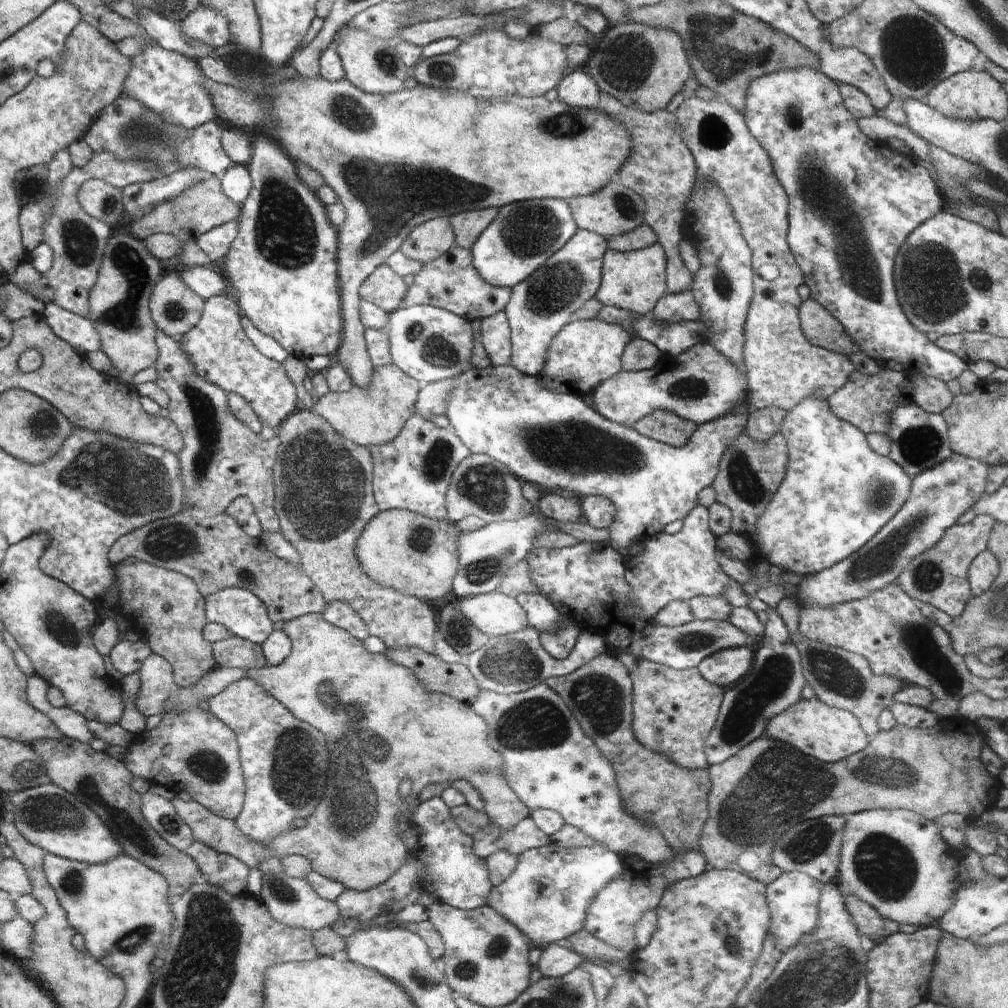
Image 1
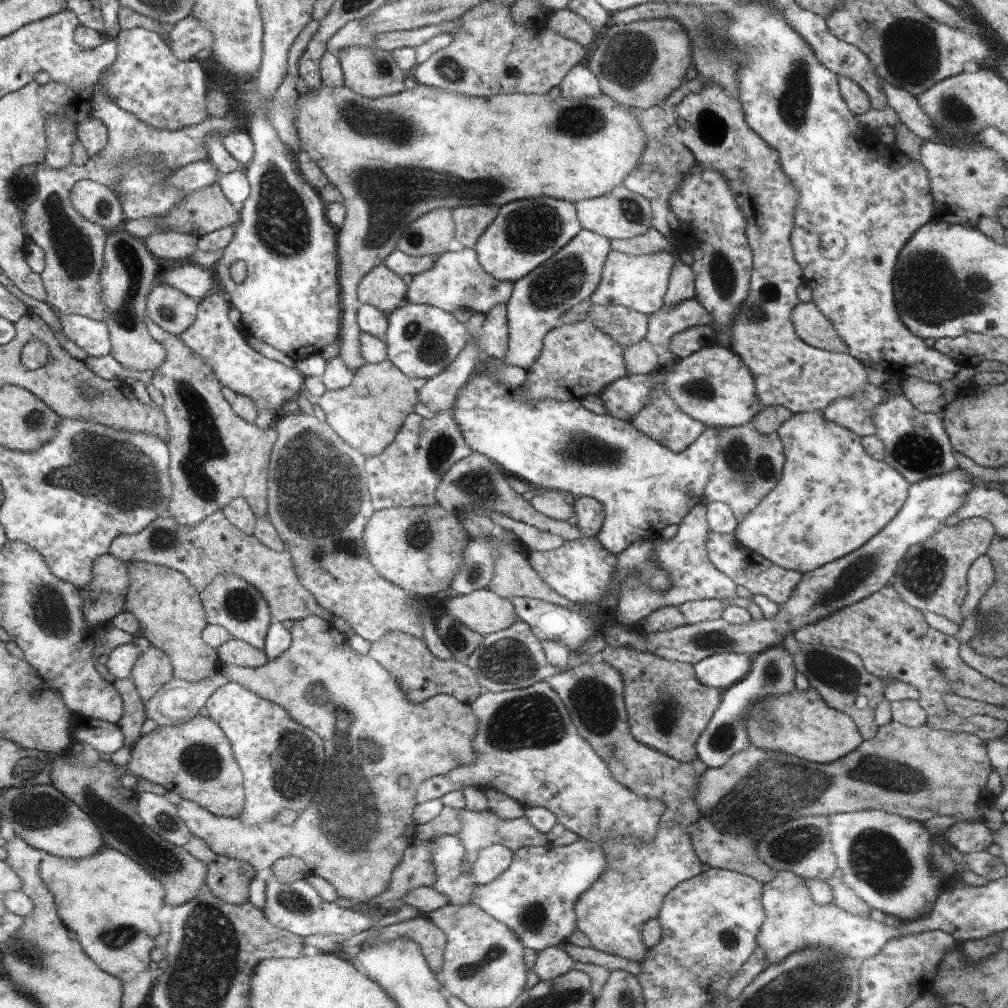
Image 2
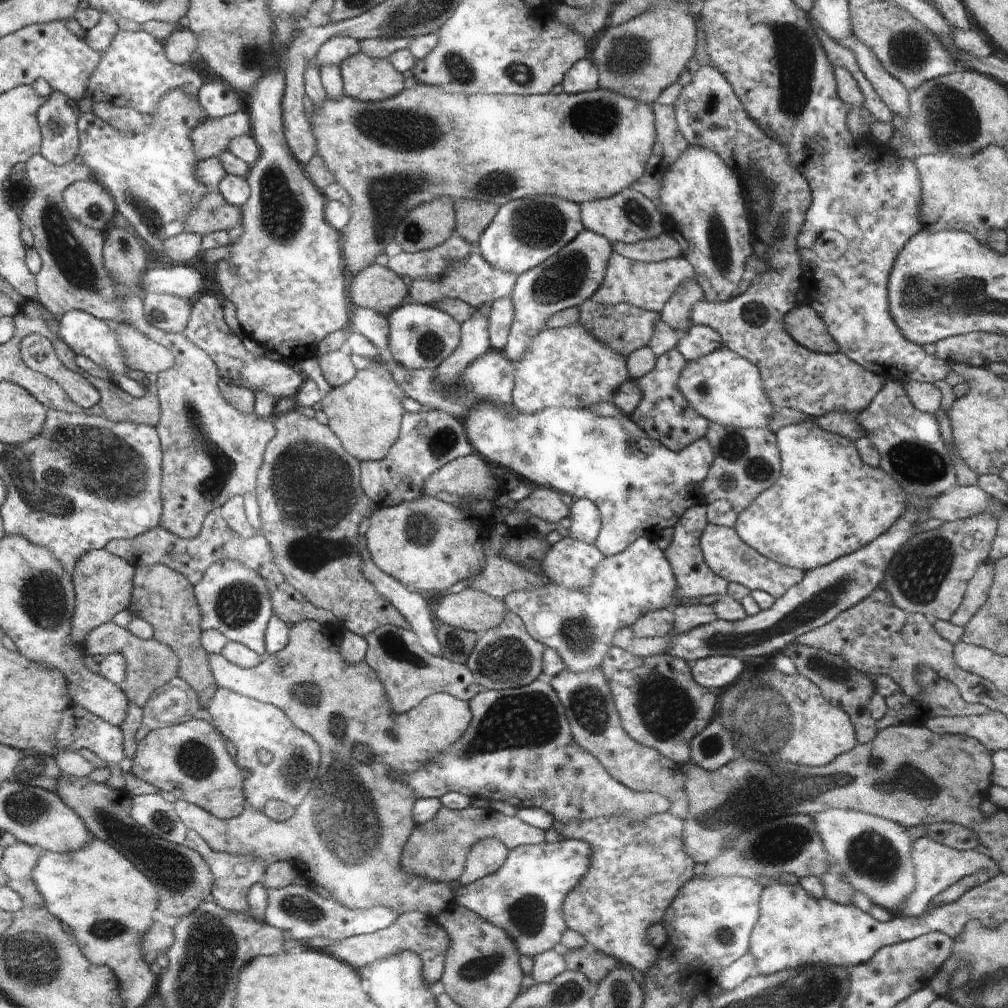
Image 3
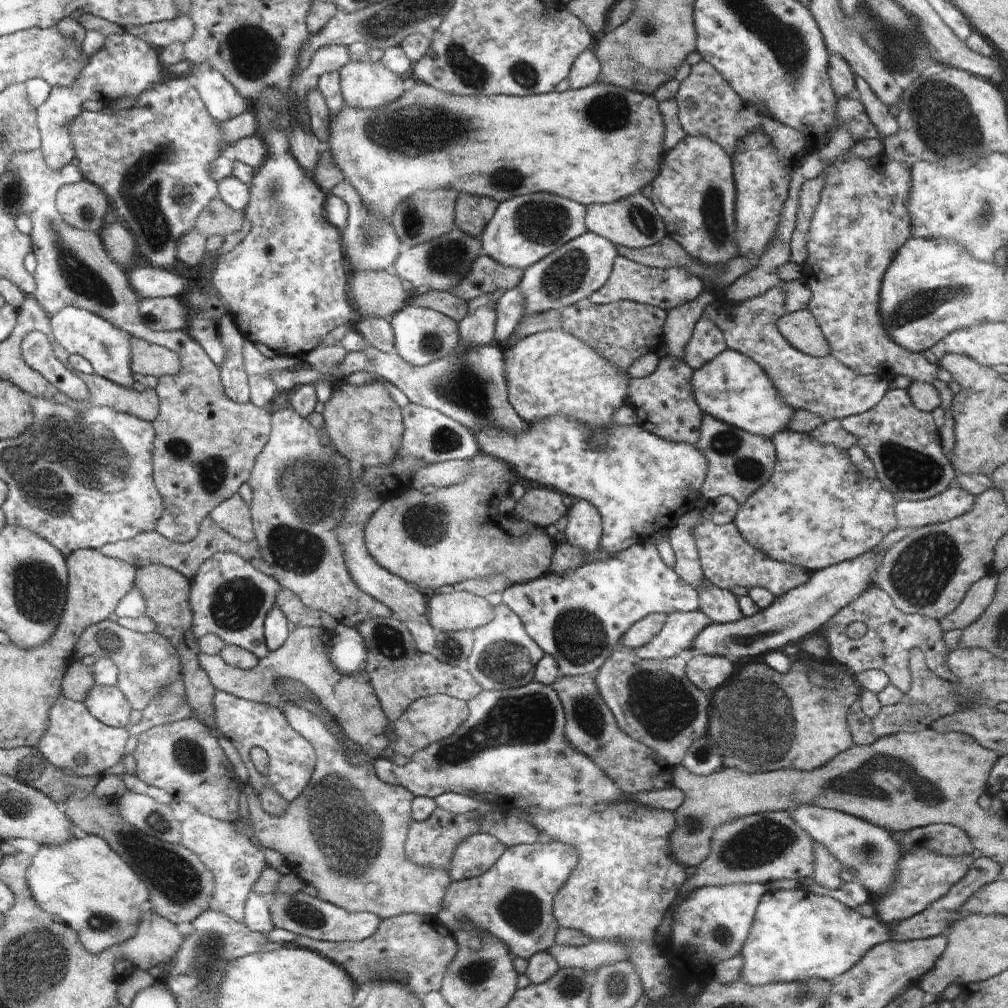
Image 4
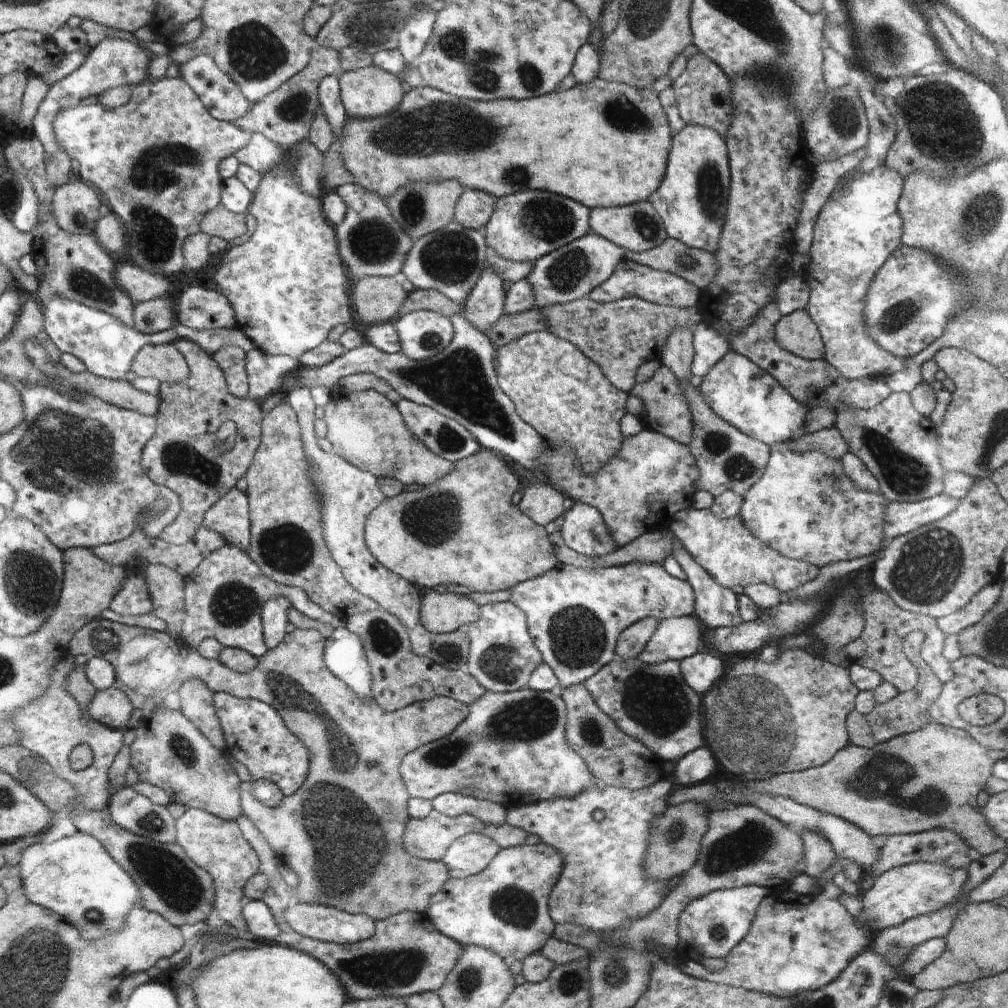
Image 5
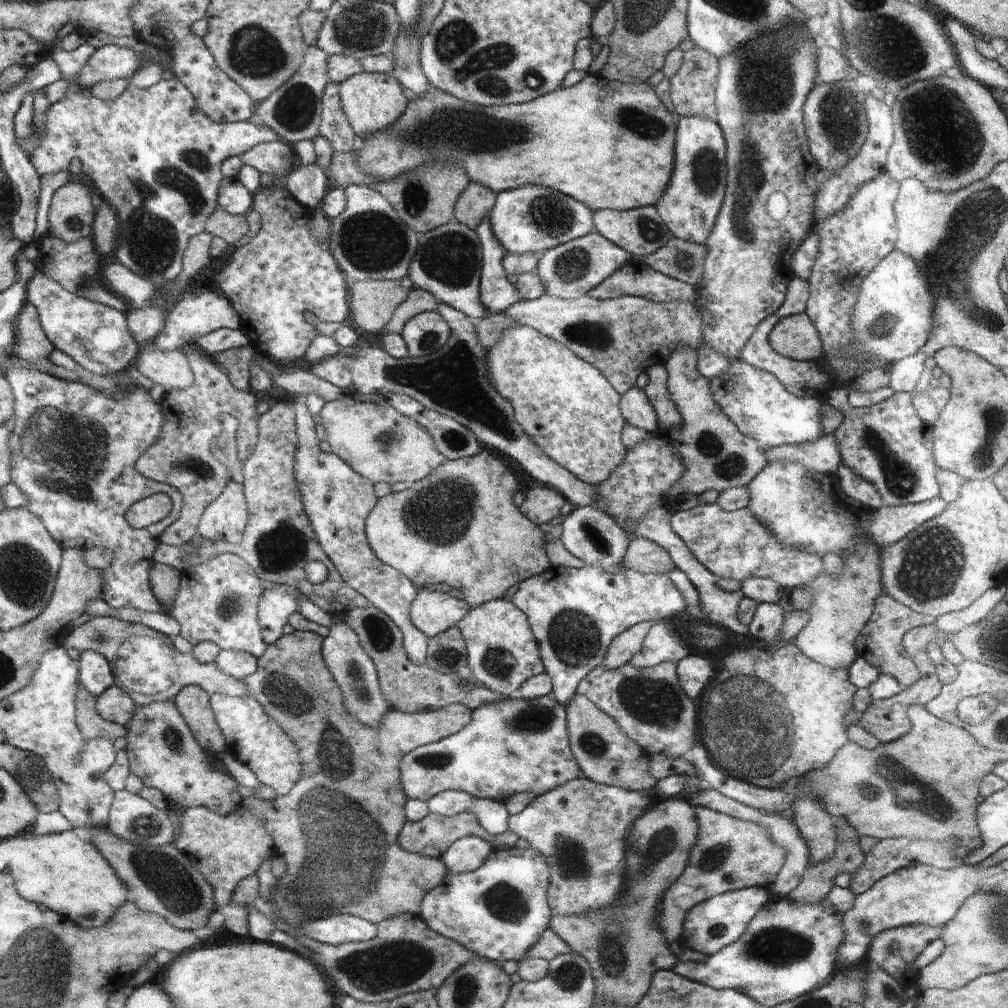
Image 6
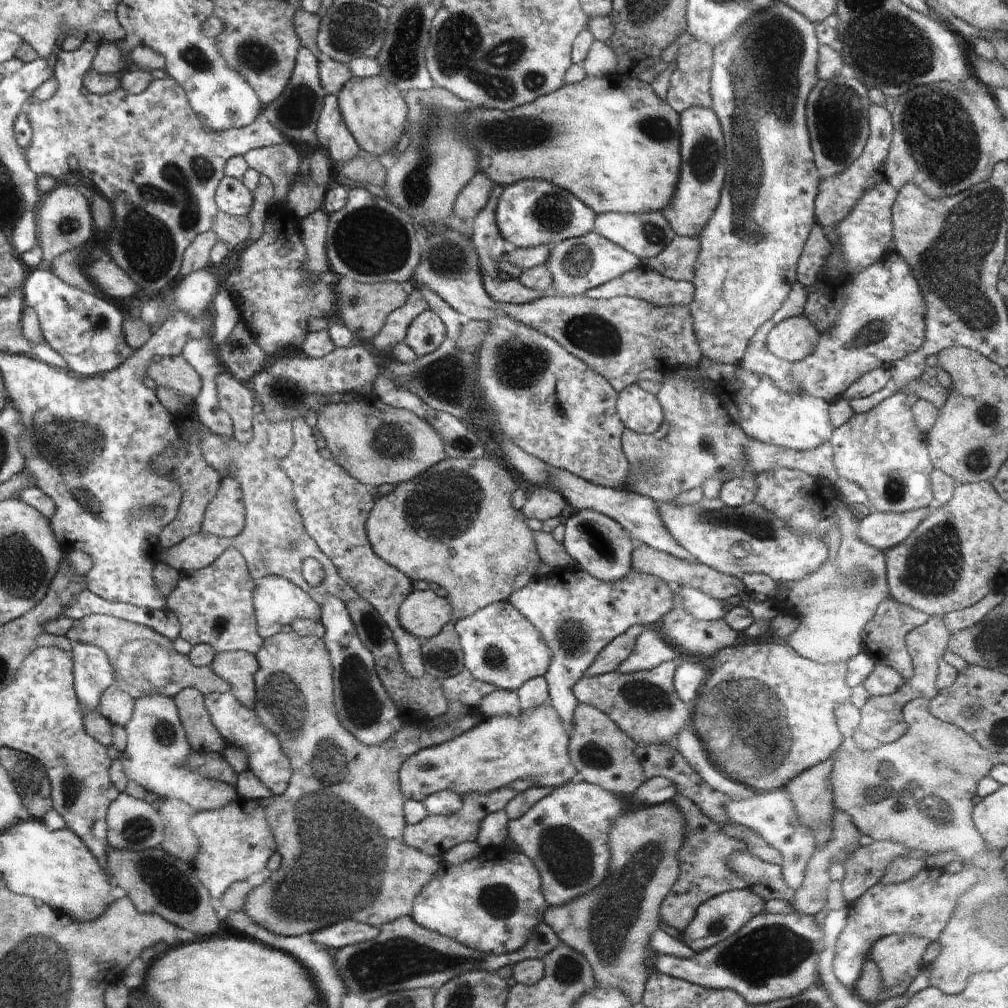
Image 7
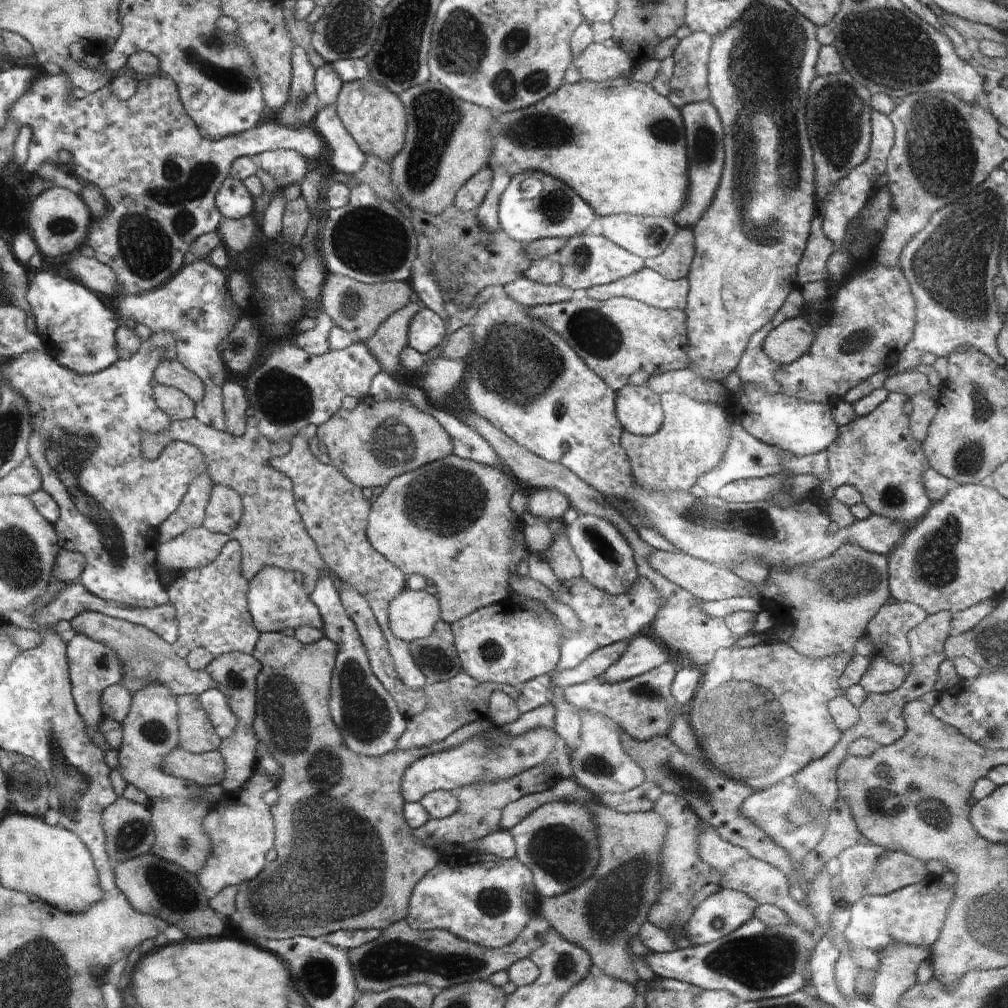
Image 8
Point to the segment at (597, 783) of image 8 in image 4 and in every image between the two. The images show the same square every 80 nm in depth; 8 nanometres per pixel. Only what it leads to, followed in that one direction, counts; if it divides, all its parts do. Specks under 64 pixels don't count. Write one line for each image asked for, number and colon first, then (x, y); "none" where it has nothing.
4: (590, 726)
5: (613, 757)
6: (605, 754)
7: (601, 753)

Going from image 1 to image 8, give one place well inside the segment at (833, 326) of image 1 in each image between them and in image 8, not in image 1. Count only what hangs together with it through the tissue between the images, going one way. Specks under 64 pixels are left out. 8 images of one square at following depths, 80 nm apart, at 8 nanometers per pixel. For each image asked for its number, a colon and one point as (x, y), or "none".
2: (811, 325)
3: (803, 323)
4: (800, 328)
5: (797, 332)
6: (795, 337)
7: (793, 339)
8: (786, 343)

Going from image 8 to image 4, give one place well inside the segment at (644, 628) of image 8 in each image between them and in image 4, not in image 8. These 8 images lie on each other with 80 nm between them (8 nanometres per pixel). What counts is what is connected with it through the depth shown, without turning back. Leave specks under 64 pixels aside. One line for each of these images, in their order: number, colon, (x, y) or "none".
4: (579, 618)
5: (574, 615)
6: (574, 614)
7: (577, 615)

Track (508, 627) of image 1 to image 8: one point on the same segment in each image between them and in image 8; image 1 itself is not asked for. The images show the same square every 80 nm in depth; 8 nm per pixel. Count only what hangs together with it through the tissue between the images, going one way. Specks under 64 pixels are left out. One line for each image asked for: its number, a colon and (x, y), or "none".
2: (483, 611)
3: (473, 610)
4: (460, 610)
5: (440, 613)
6: (433, 613)
7: (423, 613)
8: (412, 614)

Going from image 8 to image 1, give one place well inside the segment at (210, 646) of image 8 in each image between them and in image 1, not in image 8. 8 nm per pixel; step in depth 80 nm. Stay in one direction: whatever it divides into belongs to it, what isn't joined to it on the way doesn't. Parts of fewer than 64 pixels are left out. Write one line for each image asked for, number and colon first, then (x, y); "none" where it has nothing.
1: (244, 614)
2: (231, 602)
3: (234, 599)
4: (230, 597)
5: (224, 597)
6: (218, 601)
7: (214, 606)

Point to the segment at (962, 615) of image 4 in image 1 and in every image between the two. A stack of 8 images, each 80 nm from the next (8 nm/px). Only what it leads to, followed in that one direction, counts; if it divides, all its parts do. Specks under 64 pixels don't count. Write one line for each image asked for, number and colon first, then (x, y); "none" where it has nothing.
1: (982, 573)
2: (980, 576)
3: (976, 594)

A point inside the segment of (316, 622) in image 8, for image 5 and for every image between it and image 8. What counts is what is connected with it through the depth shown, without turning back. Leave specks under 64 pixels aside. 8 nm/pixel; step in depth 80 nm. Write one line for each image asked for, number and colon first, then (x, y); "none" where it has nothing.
5: (274, 618)
6: (278, 602)
7: (278, 602)

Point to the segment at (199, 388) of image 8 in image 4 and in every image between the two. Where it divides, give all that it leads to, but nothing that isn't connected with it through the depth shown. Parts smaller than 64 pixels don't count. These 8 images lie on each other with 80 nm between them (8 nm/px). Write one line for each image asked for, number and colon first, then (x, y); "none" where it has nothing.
4: (149, 359)
5: (164, 362)
6: (170, 369)
7: (173, 372)

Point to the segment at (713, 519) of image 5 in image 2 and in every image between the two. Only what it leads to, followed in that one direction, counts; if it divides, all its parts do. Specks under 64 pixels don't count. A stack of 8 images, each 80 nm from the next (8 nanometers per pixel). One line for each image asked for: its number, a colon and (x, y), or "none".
2: (746, 568)
3: (723, 550)
4: (727, 560)

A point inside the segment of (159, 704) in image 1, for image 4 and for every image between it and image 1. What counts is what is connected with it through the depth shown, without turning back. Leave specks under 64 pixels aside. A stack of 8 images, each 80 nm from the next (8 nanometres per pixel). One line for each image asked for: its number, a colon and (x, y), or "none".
2: (152, 669)
3: (150, 663)
4: (147, 663)

